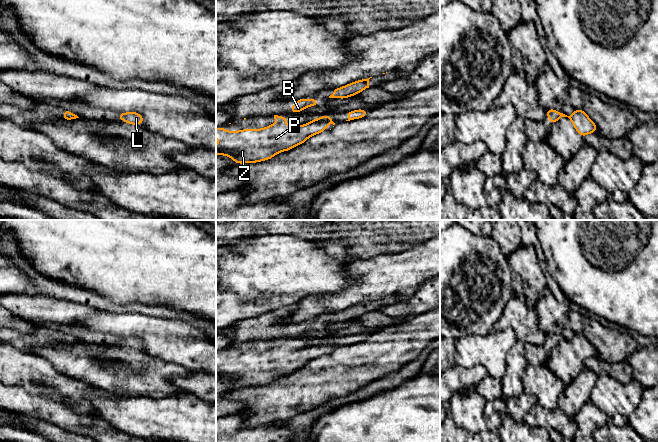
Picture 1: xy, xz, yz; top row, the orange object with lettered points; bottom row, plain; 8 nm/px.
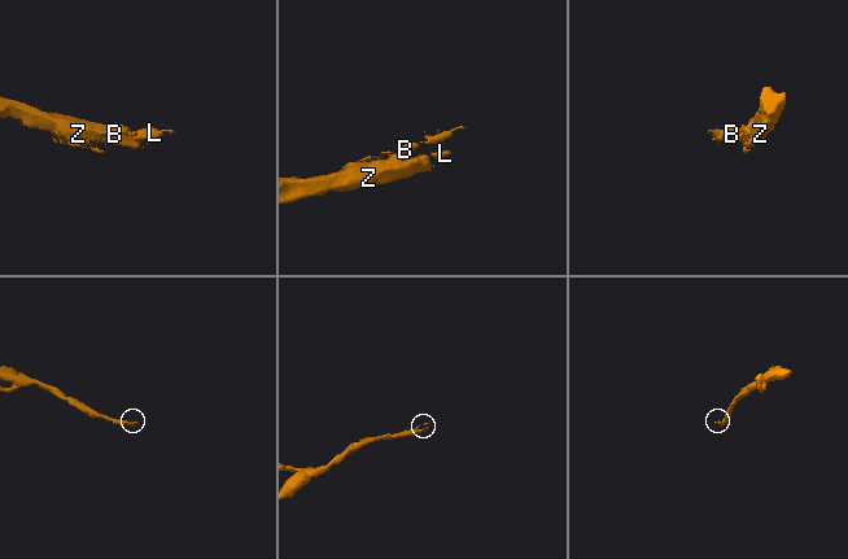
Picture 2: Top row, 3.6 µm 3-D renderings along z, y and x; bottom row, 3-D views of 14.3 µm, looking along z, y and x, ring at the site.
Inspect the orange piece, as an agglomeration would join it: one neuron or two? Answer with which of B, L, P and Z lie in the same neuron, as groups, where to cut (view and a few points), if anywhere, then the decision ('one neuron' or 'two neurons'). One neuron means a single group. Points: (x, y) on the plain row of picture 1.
B / L P Z | yz (560, 337), (557, 343) | two neurons

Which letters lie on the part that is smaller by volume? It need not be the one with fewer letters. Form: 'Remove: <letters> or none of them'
Remove: B

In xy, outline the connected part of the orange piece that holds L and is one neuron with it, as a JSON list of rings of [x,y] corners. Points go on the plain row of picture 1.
[[[134,335],[128,337],[119,337],[117,343],[121,343],[126,347],[138,349],[144,347],[144,342],[141,338]]]

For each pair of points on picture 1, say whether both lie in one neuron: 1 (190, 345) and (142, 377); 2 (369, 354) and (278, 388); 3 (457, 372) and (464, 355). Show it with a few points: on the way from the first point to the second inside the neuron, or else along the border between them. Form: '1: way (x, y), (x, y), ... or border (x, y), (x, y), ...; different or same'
1: border (144, 350), (166, 361), (179, 364), (187, 370); different
2: way (346, 367), (336, 375), (301, 388); same
3: border (456, 363), (467, 368), (475, 365), (483, 367); different

